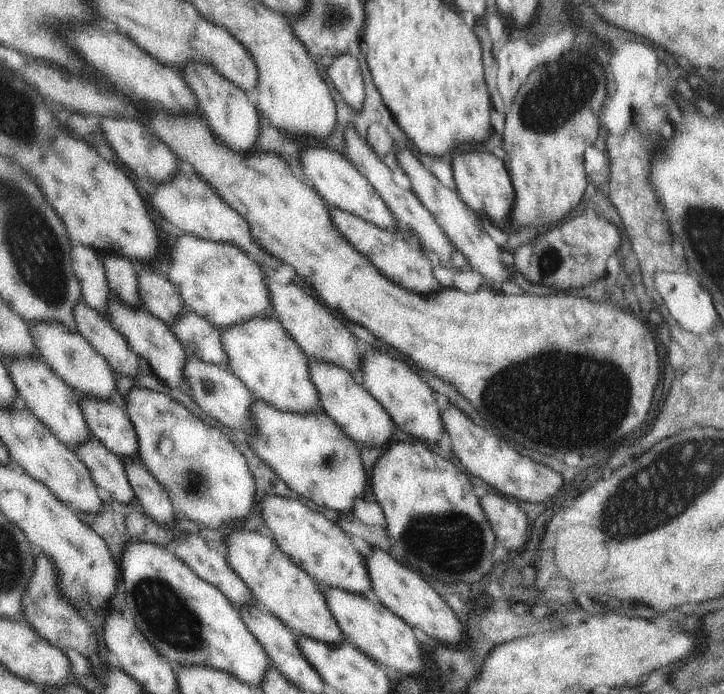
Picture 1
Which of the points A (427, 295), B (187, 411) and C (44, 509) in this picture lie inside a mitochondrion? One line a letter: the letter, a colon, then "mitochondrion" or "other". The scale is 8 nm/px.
A: other
B: other
C: other

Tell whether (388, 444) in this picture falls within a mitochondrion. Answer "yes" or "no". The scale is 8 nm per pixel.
no

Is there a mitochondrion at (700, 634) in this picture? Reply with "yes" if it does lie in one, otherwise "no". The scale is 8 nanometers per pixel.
no

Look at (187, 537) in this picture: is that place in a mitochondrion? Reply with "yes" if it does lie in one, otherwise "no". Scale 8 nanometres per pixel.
no

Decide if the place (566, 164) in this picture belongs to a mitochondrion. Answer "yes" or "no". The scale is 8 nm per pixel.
no

